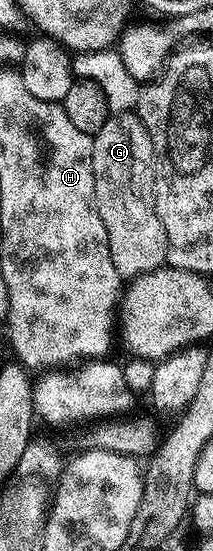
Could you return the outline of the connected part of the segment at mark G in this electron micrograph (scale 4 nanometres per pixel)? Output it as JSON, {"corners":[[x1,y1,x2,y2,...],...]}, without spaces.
{"corners":[[134,112,125,114,111,114,107,122,93,136,93,180,95,181,95,207,101,216,101,224,105,224,105,232,109,236,109,256,113,256,113,268,117,268,120,279,130,280,153,272,158,266,164,265,167,260,167,237,165,228,161,228,161,220,157,216,155,207,155,153,153,152,153,140,149,140,149,132,145,124,141,124,139,115]]}

